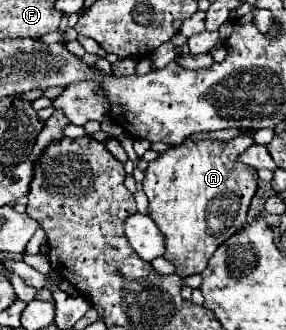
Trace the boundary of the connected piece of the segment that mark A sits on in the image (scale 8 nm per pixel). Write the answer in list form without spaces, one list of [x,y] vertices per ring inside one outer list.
[[[242,132],[226,142],[184,140],[148,162],[142,186],[150,202],[150,218],[164,234],[164,258],[176,266],[180,278],[202,272],[218,244],[246,226],[246,212],[258,188],[258,174],[252,166],[238,162],[238,156],[252,144],[254,132]]]

